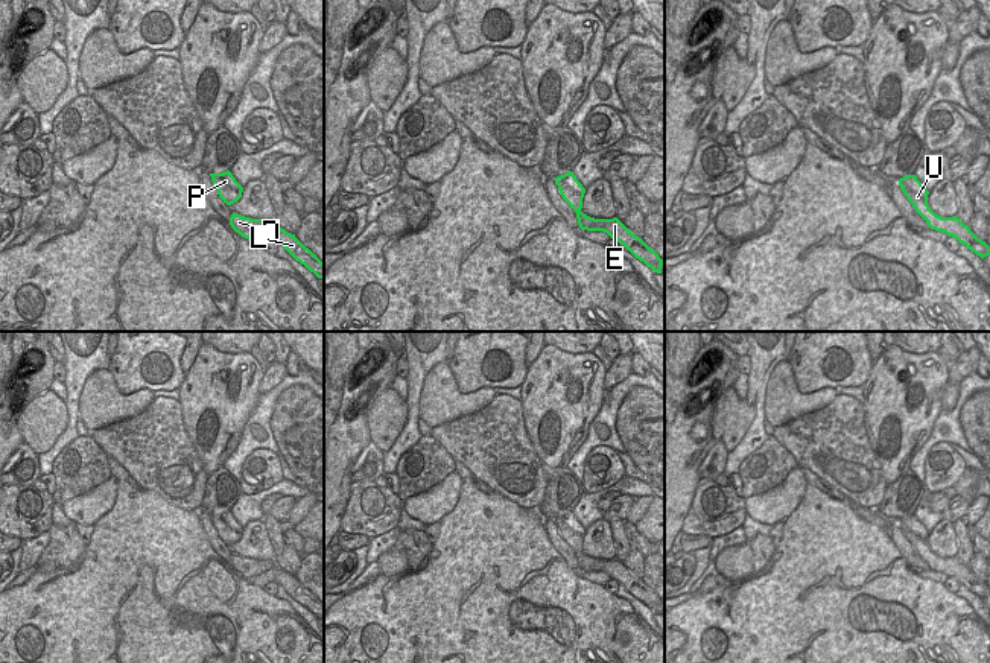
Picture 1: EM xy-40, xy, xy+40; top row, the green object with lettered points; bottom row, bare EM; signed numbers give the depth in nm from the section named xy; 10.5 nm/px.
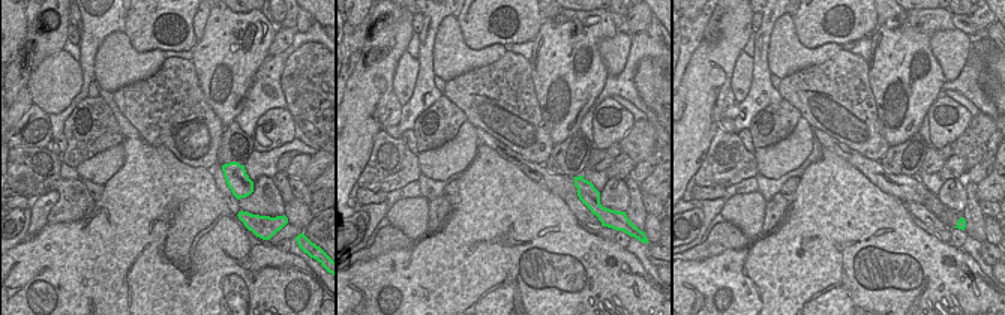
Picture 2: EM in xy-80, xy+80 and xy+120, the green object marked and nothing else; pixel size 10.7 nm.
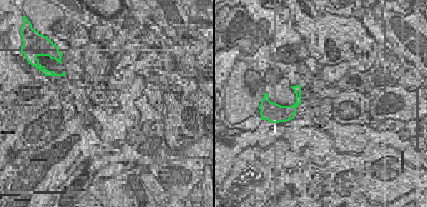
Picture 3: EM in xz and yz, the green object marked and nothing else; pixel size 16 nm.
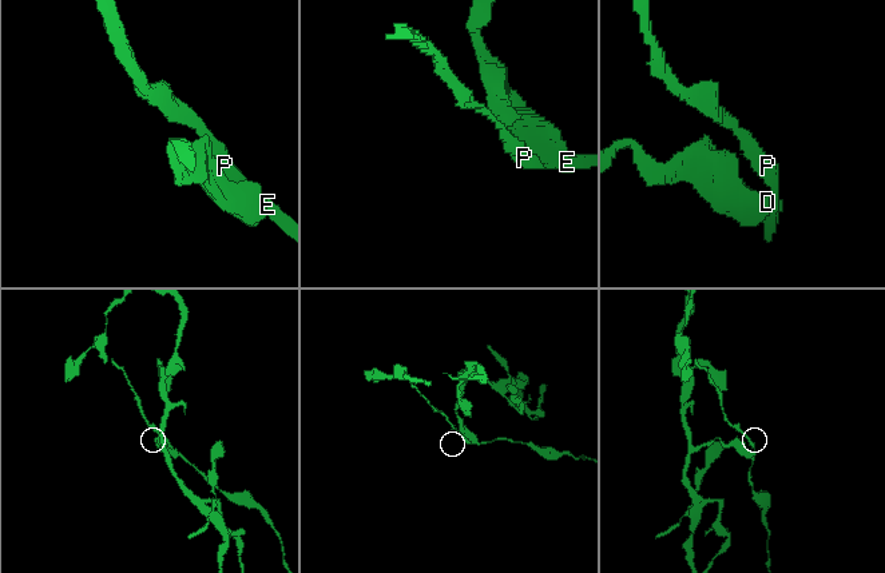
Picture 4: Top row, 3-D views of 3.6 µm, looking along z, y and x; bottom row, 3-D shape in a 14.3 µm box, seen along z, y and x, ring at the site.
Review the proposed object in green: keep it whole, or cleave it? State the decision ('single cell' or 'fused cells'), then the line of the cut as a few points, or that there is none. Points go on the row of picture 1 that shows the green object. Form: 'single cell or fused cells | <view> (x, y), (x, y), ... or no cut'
fused cells | xy (598, 219), (602, 222), (599, 230)

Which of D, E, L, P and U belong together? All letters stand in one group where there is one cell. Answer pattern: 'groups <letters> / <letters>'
groups D / E L P U

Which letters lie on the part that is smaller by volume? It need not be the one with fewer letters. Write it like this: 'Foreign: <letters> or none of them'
Foreign: E, L, P, U

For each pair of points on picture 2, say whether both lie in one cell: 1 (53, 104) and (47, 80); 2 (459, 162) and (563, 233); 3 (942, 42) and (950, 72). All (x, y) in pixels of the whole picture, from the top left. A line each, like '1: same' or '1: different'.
1: same
2: different
3: same

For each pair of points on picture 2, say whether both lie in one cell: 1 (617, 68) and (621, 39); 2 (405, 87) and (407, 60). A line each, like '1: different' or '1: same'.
1: same
2: same

